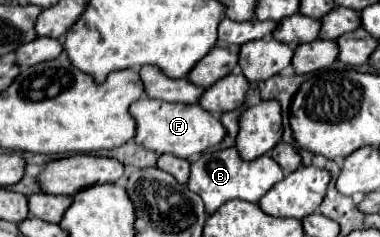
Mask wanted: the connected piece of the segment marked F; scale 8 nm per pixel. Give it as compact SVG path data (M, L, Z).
M140 98L130 106L128 112L136 120L134 142L156 154L174 154L188 160L192 154L200 154L206 148L220 144L226 134L220 120L200 104L170 104L152 98Z

